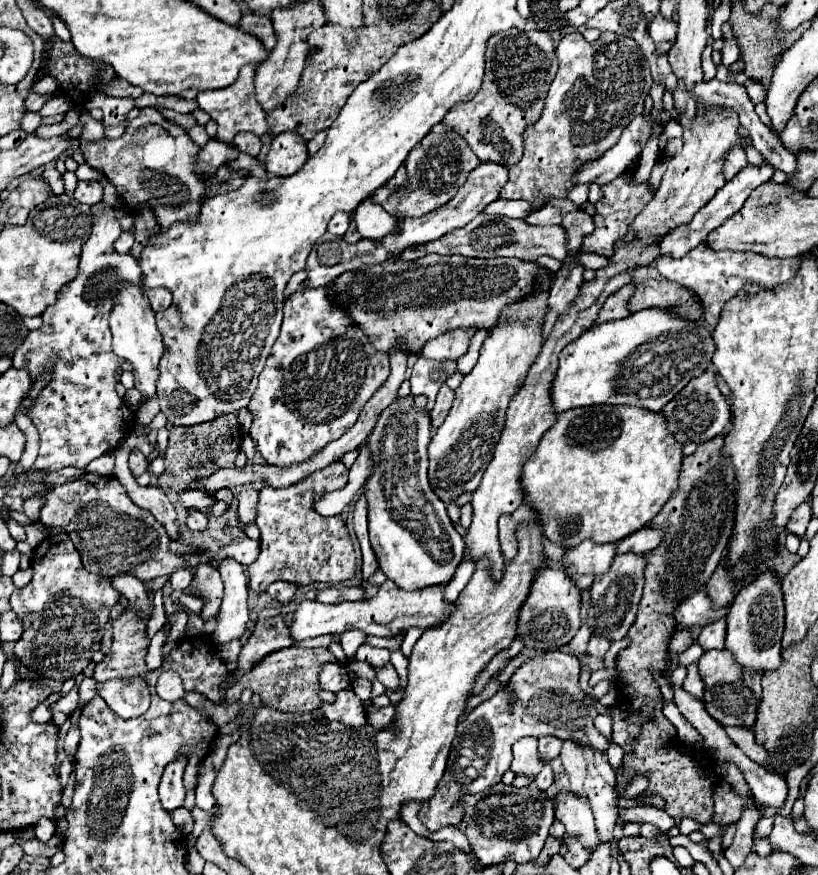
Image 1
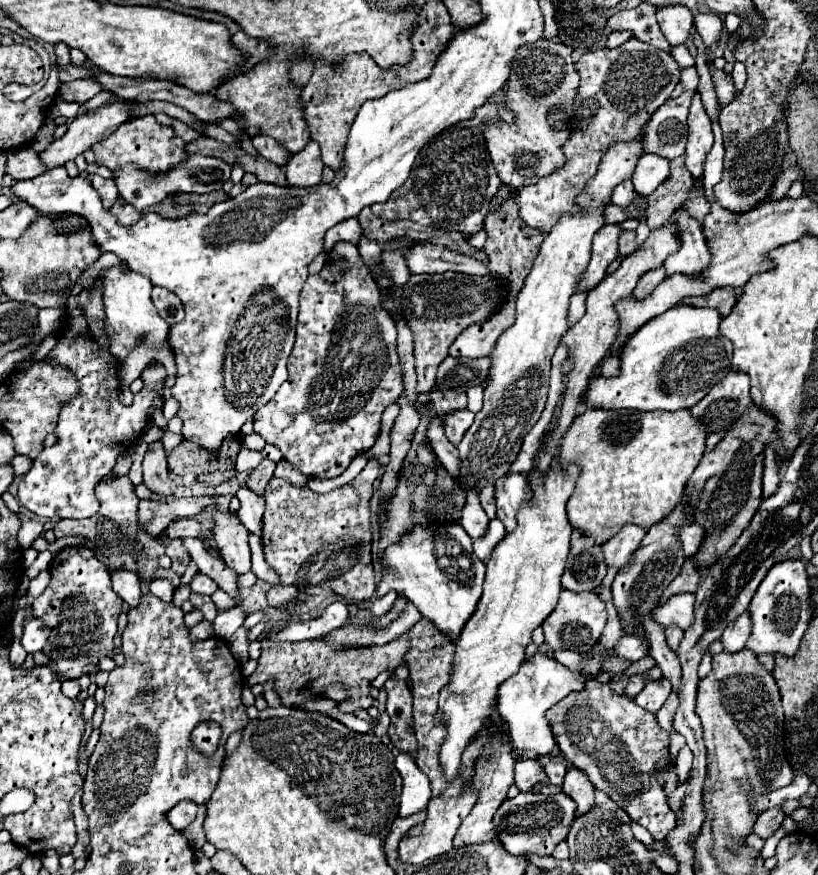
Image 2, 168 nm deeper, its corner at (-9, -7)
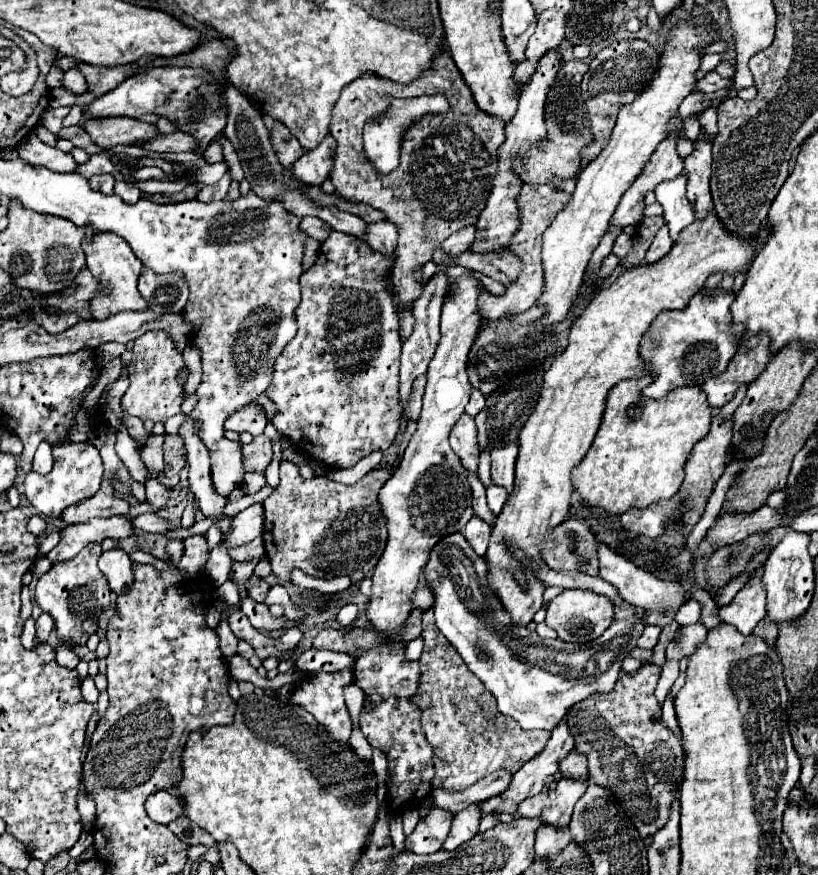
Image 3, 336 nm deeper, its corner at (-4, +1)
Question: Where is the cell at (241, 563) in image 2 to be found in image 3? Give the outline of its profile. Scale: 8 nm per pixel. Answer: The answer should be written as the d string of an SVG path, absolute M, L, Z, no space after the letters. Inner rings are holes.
M188 416L184 418L180 432L186 444L186 452L188 452L188 482L190 482L190 492L196 498L196 504L200 508L200 512L210 518L216 526L220 526L222 536L232 532L232 518L224 516L224 508L228 504L226 496L220 496L212 484L212 476L210 476L210 458L208 458L208 450L206 446L200 444L200 438L196 434L196 422L192 422Z

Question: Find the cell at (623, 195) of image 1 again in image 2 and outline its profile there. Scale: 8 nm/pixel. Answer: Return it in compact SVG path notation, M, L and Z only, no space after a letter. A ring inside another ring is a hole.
M625 230L619 238L619 254L625 258L625 254L631 254L631 250L635 250L635 232Z

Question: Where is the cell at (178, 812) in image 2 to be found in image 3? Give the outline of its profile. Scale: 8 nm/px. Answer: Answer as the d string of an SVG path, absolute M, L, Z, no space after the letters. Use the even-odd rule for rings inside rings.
M156 792L146 800L148 816L158 824L170 824L180 814L184 814L184 800L170 792Z

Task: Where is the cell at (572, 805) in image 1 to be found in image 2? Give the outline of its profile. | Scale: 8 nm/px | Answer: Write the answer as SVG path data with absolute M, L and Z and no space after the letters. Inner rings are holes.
M571 766L565 774L563 792L577 802L577 816L587 814L595 806L595 788L593 788L593 784L575 766Z

